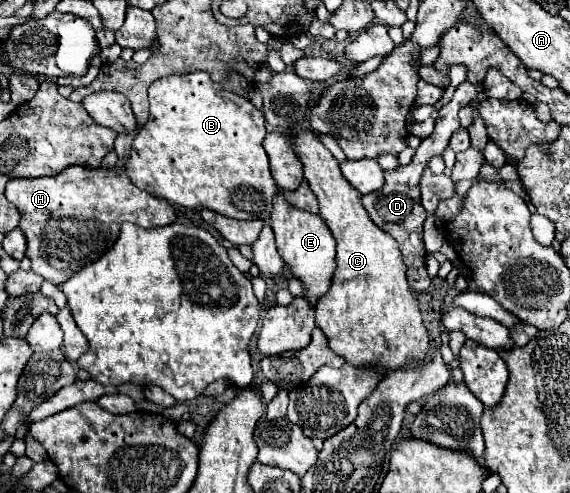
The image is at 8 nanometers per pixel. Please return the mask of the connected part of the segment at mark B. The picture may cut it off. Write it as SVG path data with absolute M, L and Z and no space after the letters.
M194 71L194 73L188 73L188 75L164 77L164 79L150 85L148 95L150 95L150 119L140 129L136 139L132 141L132 151L130 151L130 157L128 157L128 177L132 179L132 183L136 183L140 189L144 189L144 191L148 191L148 193L152 193L156 197L162 197L162 199L166 199L166 201L170 201L174 205L180 205L180 207L210 209L214 213L220 213L220 215L232 217L232 219L262 219L262 221L268 221L268 217L272 213L272 195L278 191L278 187L276 187L276 181L270 175L268 155L266 155L266 151L262 147L262 139L266 135L266 127L264 127L266 121L264 121L264 115L260 113L260 109L256 109L248 99L242 99L236 93L228 93L226 89L222 89L204 71Z

